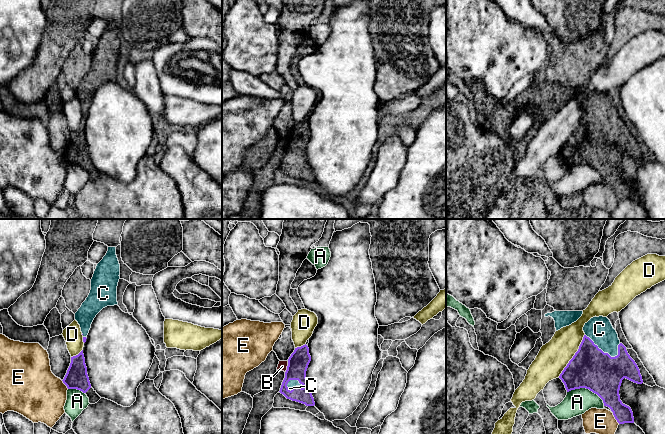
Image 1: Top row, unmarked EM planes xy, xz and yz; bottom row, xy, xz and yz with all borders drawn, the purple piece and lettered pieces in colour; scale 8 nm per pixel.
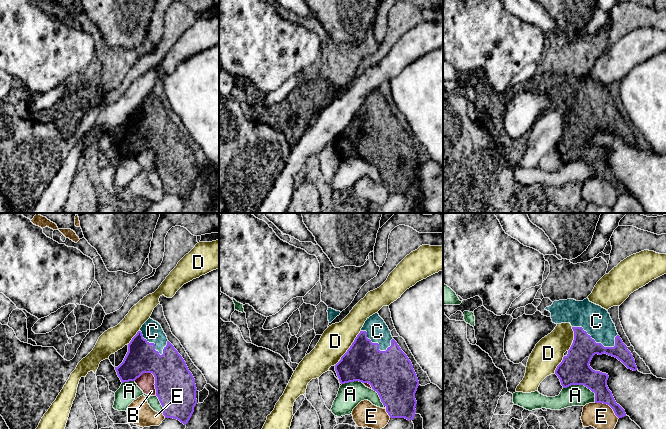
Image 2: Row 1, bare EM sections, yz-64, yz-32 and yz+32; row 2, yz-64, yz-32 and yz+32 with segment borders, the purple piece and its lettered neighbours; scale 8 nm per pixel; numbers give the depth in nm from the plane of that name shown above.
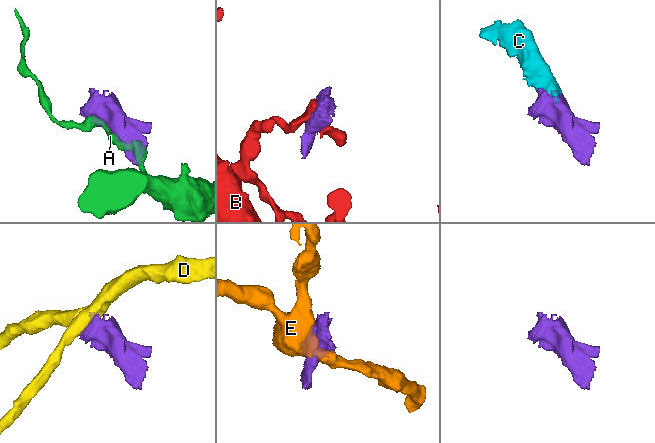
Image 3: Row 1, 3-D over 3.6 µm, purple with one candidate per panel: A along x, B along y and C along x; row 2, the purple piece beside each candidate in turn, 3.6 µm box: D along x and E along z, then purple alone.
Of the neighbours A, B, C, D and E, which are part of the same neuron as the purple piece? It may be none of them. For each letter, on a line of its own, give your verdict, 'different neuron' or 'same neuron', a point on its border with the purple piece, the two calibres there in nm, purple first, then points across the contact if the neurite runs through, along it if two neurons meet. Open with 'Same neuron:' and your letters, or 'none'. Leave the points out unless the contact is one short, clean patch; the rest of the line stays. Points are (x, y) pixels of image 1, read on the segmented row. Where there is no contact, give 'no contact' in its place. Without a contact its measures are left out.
Same neuron: C
A: different neuron; meets purple in yz at (587, 388); 320 nm thick on the purple side, 200 nm on the other
B: different neuron; meets purple in xz at (287, 367); 170 nm thick on the purple side, 80 nm on the other
C: same neuron; meets purple in yz at (601, 350); 320 nm thick on the purple side, 200 nm on the other
D: different neuron; meets purple in yz at (574, 355); 320 nm thick on the purple side, 240 nm on the other; border along yz (584, 334), (578, 350), (558, 376)
E: different neuron; meets purple in yz at (615, 418); 190 nm thick on the purple side, 200 nm on the other

